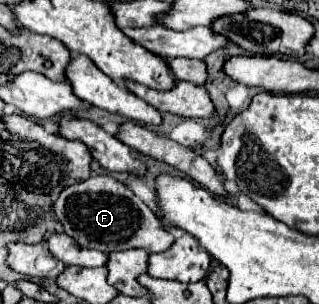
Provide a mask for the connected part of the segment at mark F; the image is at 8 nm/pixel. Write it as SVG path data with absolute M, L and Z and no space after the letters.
M110 175L90 177L82 183L66 187L52 209L64 225L66 235L86 249L110 253L142 247L148 253L162 253L174 243L174 235L162 227L162 221L148 209L148 205Z

